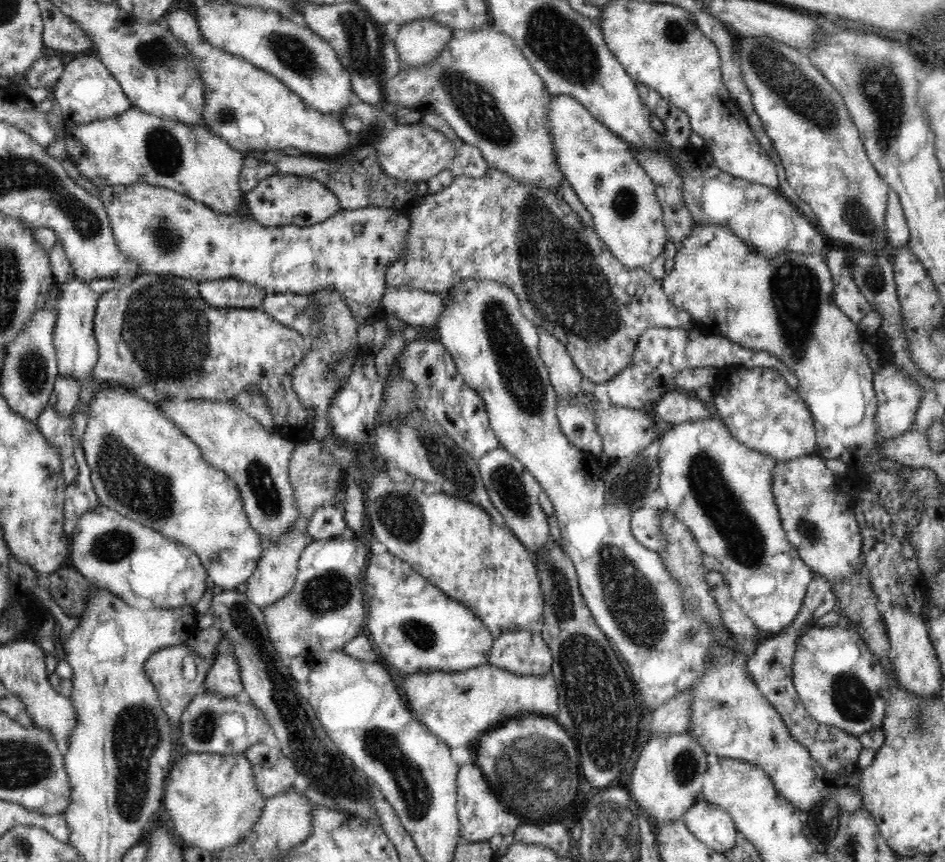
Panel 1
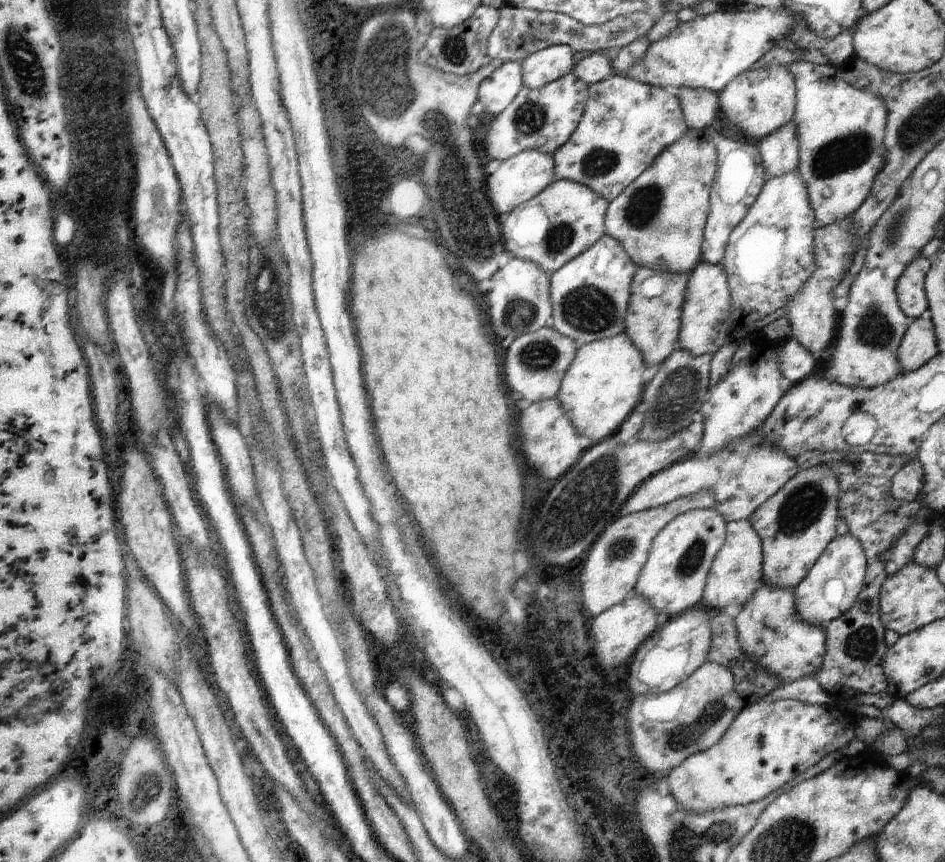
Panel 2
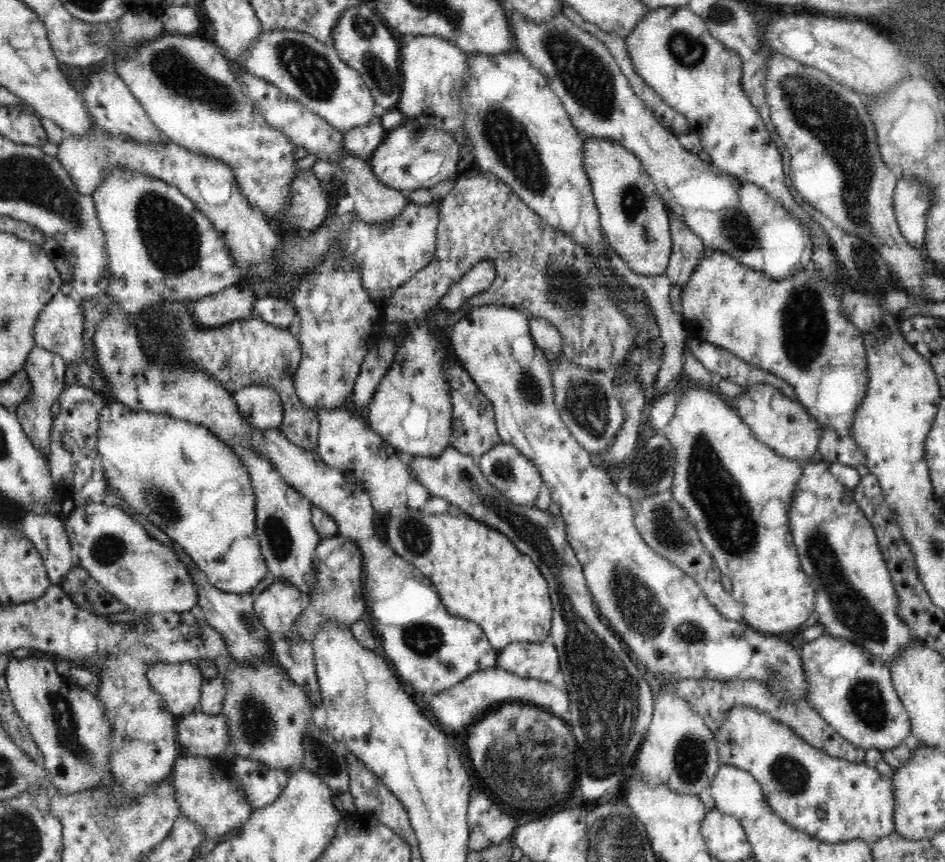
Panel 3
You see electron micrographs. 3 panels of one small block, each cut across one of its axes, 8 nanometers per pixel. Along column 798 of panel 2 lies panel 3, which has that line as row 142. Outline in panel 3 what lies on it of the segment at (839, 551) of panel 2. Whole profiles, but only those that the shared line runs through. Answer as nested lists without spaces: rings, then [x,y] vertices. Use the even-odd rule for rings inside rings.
[[[584,133],[580,135],[584,141],[584,168],[590,179],[600,225],[608,245],[634,273],[647,277],[664,274],[673,245],[670,217],[652,177],[624,146],[604,138],[592,138]]]

